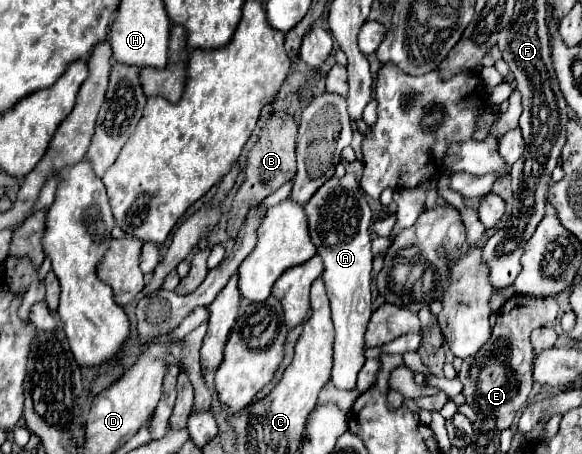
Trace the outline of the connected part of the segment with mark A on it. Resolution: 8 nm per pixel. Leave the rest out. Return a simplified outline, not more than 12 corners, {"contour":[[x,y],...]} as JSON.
{"contour":[[355,175],[305,203],[353,389],[371,317],[371,209]]}

